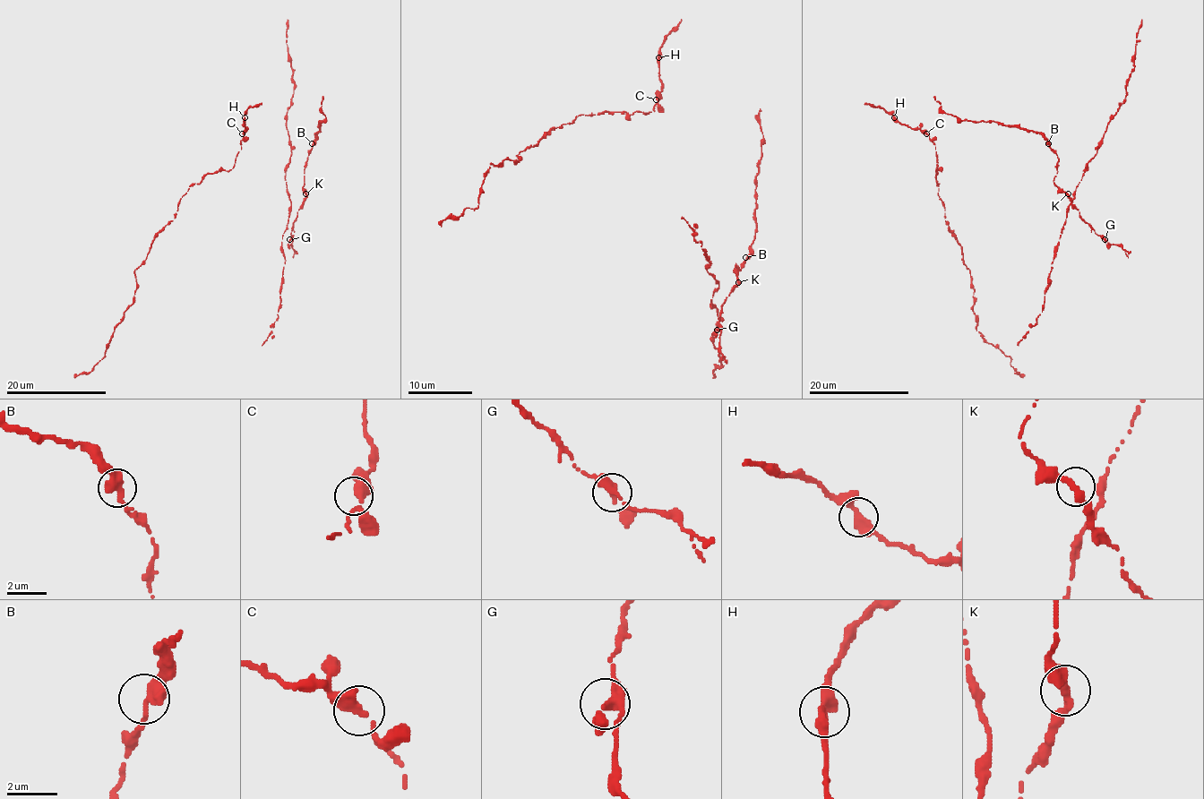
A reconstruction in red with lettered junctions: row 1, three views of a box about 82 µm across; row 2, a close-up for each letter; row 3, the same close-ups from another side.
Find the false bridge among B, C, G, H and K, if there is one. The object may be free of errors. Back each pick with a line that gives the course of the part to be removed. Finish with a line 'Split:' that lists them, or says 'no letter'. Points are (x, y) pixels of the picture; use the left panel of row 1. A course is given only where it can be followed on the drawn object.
Split: no letter

